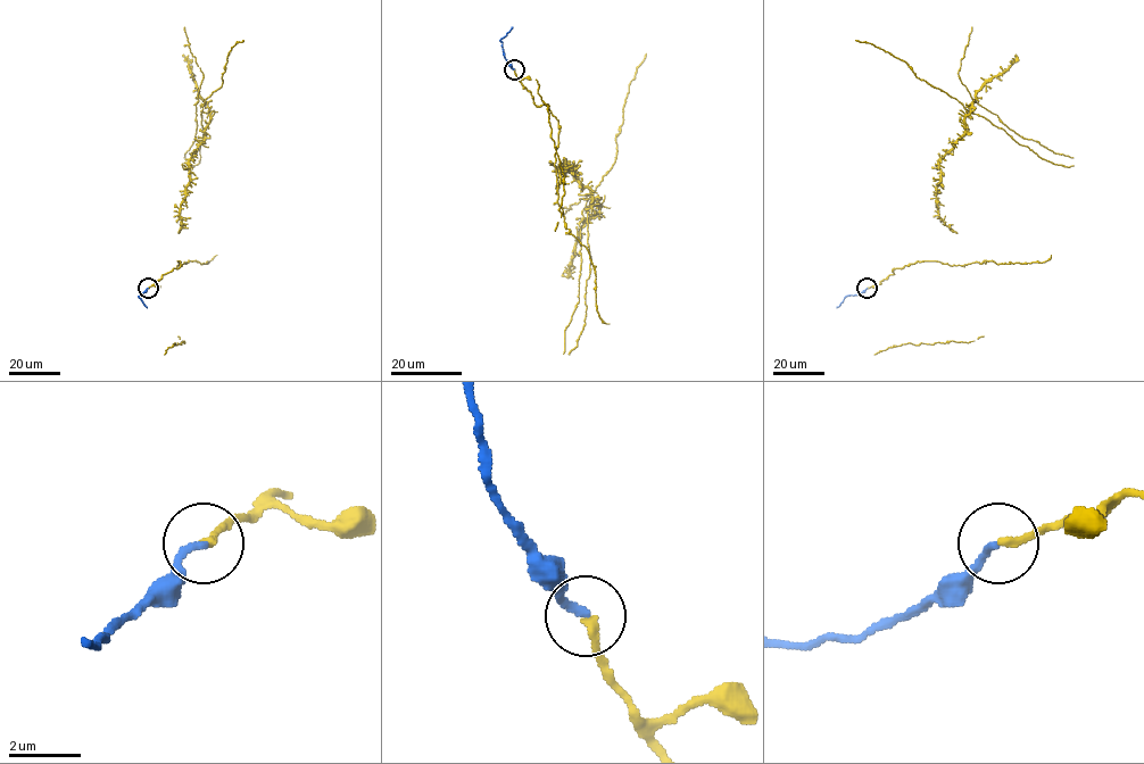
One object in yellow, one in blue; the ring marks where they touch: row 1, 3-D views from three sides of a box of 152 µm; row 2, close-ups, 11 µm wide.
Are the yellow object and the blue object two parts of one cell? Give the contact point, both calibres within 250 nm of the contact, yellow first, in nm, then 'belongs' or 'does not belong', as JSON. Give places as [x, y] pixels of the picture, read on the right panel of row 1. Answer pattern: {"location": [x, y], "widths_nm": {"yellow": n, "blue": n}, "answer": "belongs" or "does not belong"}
{"location": [867, 288], "widths_nm": {"yellow": 240, "blue": 200}, "answer": "belongs"}

